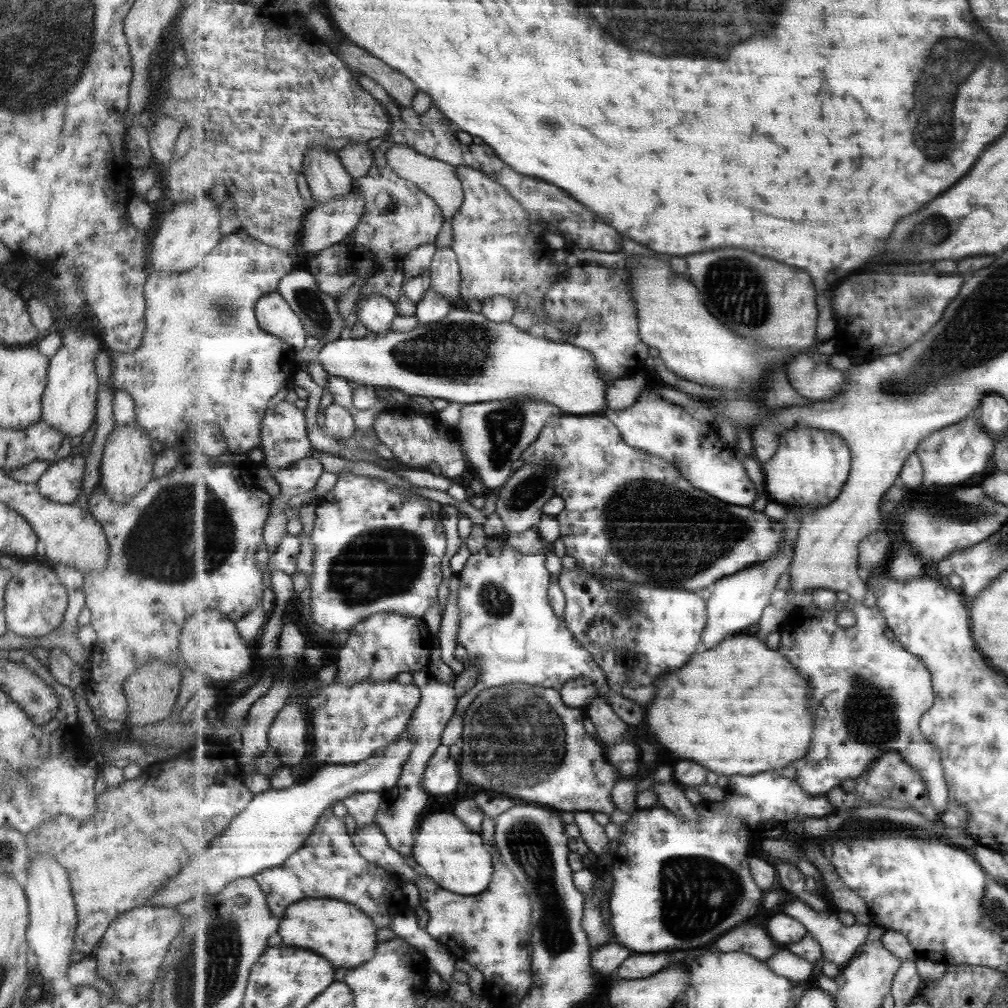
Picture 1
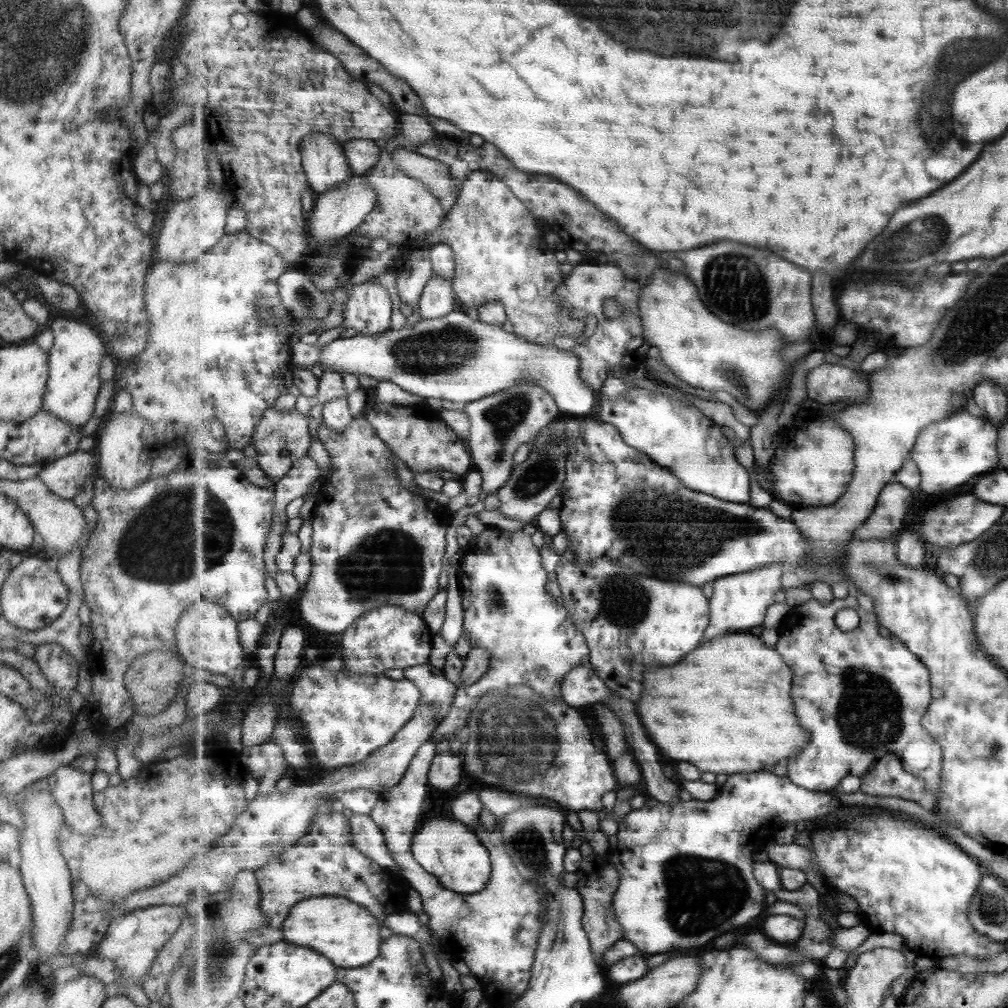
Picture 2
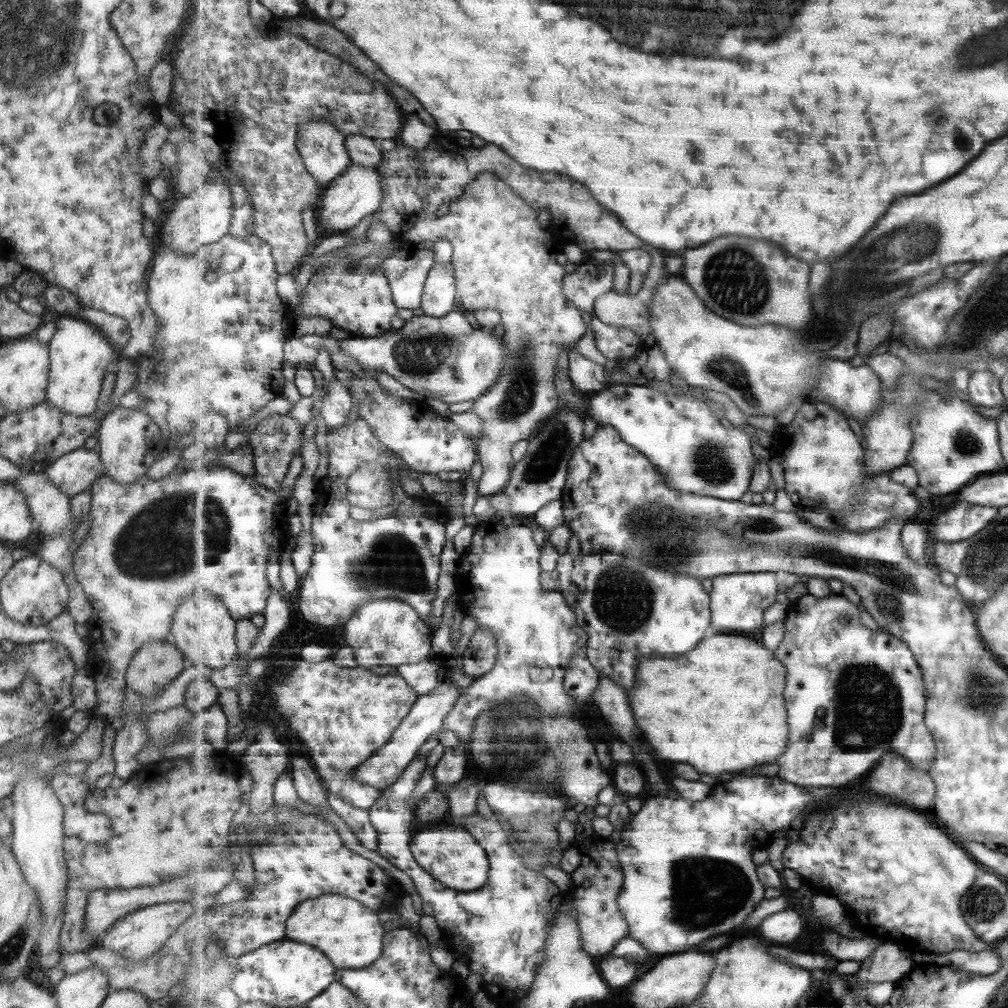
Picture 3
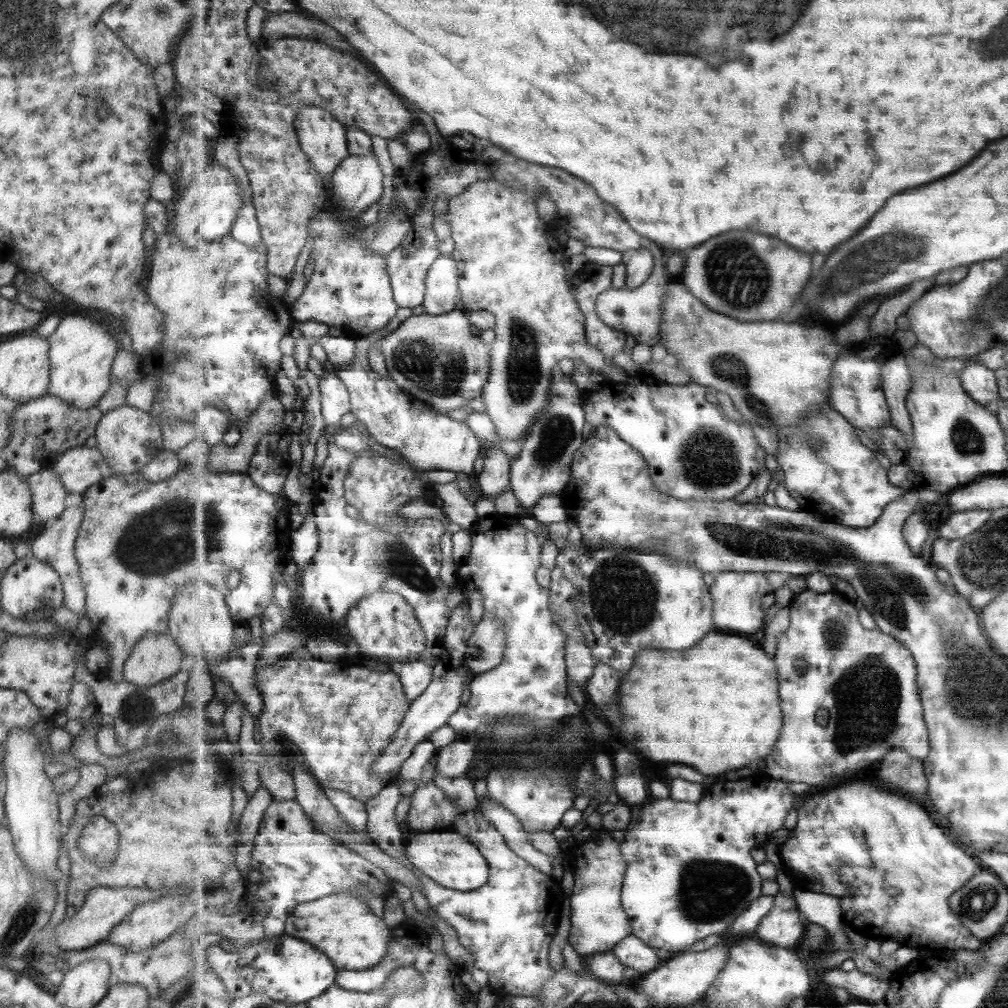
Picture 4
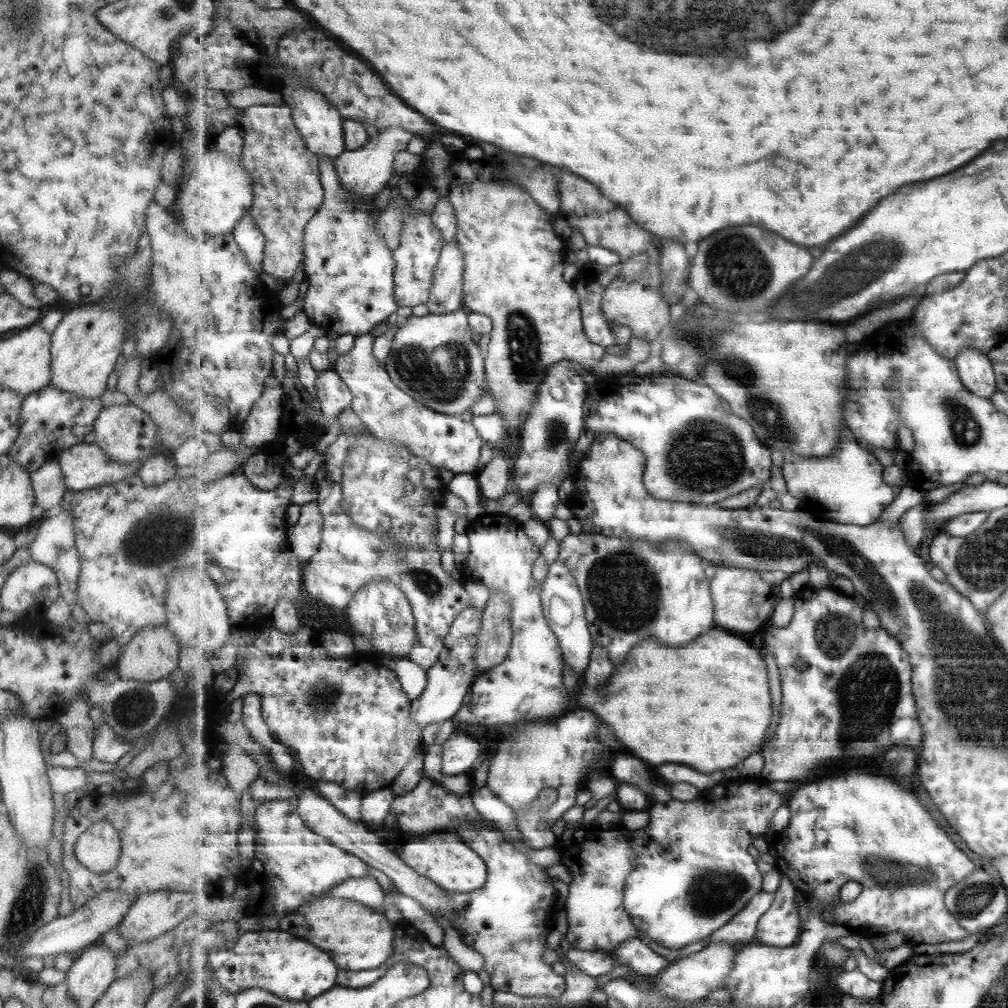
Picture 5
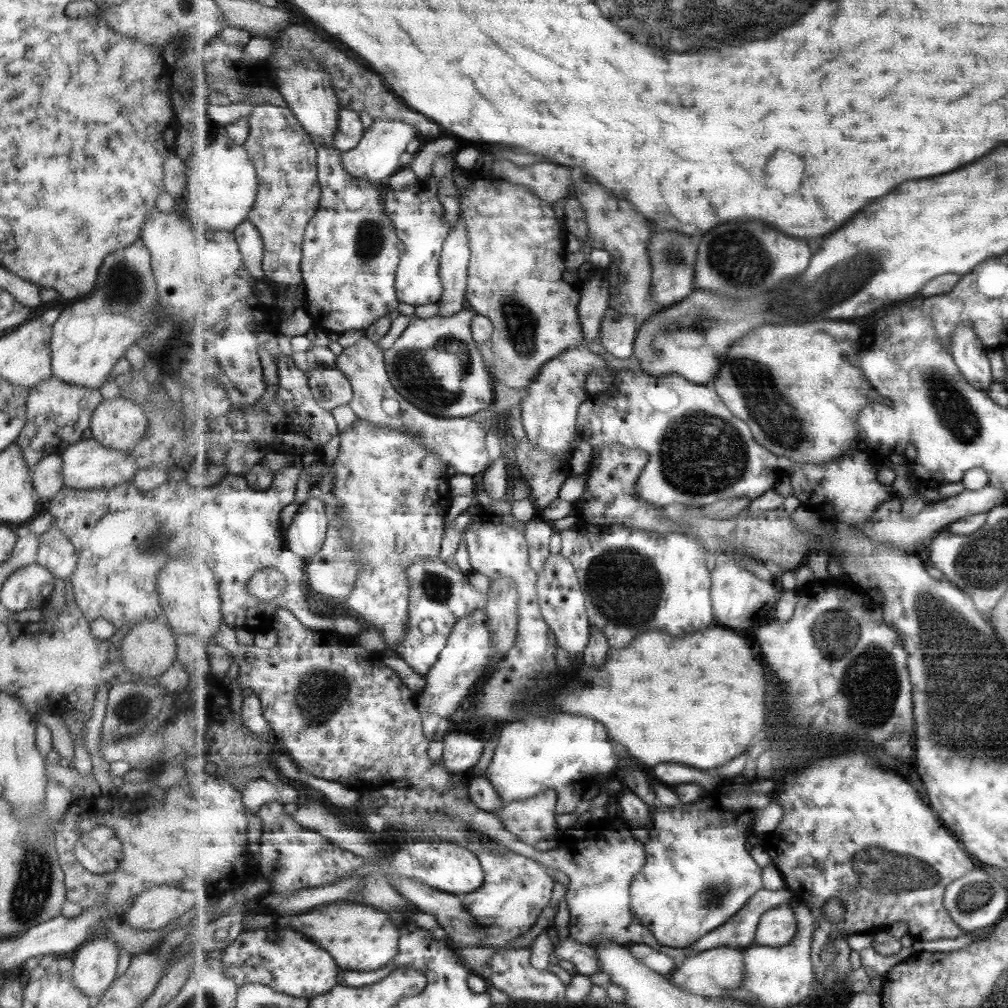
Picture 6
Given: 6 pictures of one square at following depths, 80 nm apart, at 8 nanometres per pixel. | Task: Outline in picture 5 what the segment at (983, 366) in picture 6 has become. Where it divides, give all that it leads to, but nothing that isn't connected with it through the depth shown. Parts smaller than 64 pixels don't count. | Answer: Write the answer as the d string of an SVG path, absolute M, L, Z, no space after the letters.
M963 347L956 354L955 361L960 377L970 391L991 398L998 390L998 382L995 380L993 364L988 354L983 354L983 351L975 347Z

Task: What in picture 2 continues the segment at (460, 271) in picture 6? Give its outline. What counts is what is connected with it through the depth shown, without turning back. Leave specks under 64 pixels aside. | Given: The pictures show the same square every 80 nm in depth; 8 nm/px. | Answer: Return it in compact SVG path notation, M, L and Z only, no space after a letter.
M433 276L427 283L417 310L423 319L438 319L455 310L454 282Z

